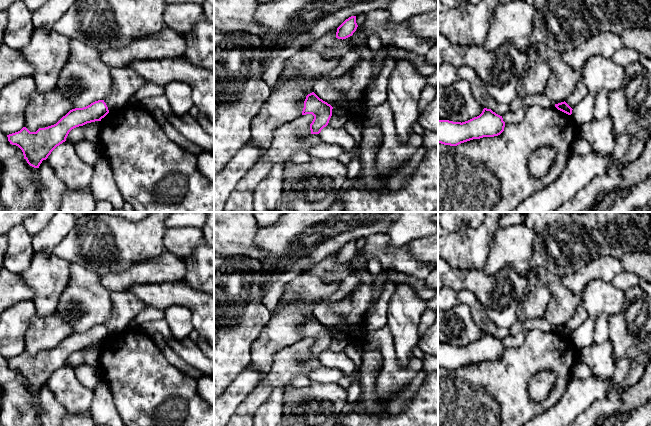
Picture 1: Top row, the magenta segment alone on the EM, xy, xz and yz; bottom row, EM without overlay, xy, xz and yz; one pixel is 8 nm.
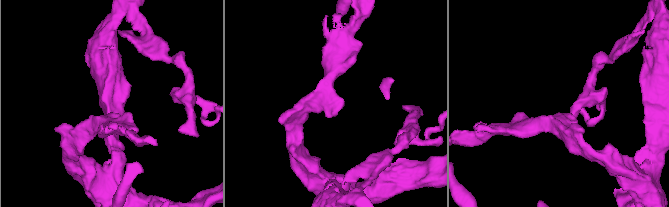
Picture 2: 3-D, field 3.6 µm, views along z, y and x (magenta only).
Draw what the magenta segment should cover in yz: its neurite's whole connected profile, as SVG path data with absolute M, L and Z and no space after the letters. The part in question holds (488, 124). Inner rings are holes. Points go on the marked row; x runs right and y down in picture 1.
M484 108L479 116L462 123L438 120L438 143L457 146L473 139L498 136L504 127L502 116Z

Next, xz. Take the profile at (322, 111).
M314 92L306 96L302 115L312 114L314 116L310 124L311 134L319 134L328 125L332 109L330 104L320 99Z

